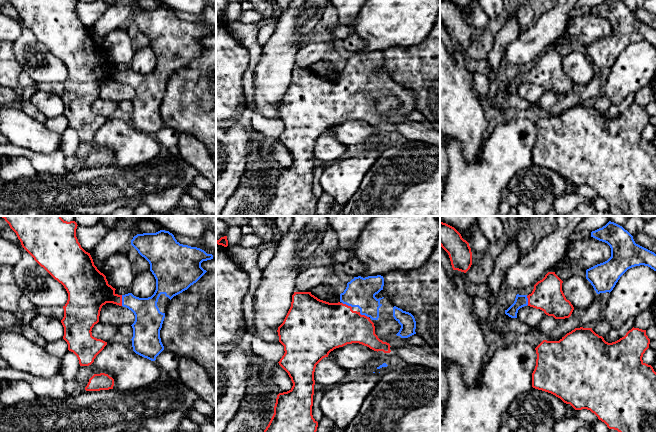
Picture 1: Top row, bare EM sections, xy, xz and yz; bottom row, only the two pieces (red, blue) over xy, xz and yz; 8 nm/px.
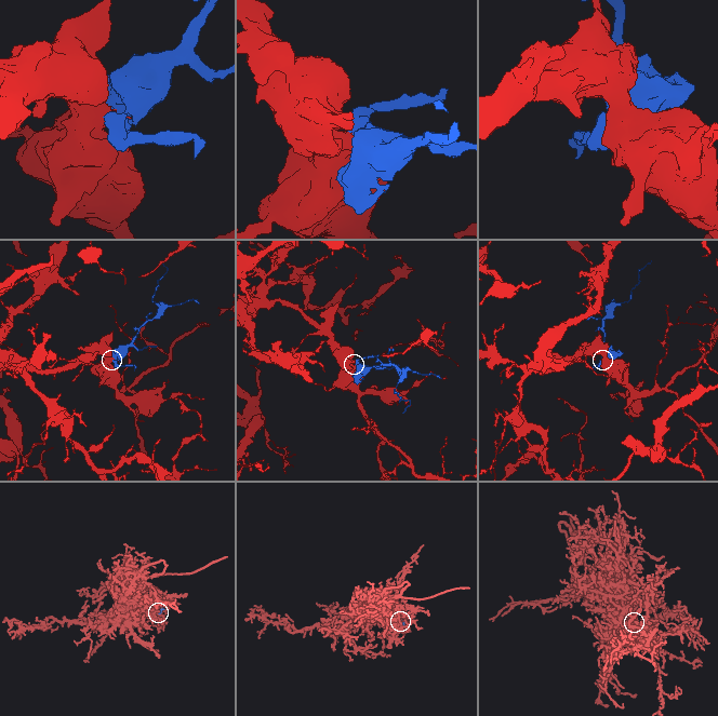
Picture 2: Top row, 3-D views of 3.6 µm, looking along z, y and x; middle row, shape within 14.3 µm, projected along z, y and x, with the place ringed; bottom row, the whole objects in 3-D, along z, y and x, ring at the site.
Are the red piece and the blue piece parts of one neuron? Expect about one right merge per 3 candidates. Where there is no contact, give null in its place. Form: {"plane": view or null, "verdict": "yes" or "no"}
{"plane": "xy", "verdict": "yes"}

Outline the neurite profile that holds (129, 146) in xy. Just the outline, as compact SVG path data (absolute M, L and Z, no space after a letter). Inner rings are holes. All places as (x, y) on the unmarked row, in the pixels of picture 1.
M108 118L89 142L80 142L75 158L80 167L86 167L89 155L94 150L105 149L114 155L113 165L137 165L160 154L162 149L155 137L136 130L120 119Z

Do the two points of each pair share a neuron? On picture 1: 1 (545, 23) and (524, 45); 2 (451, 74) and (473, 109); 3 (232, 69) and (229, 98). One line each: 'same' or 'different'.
1: same
2: same
3: same

